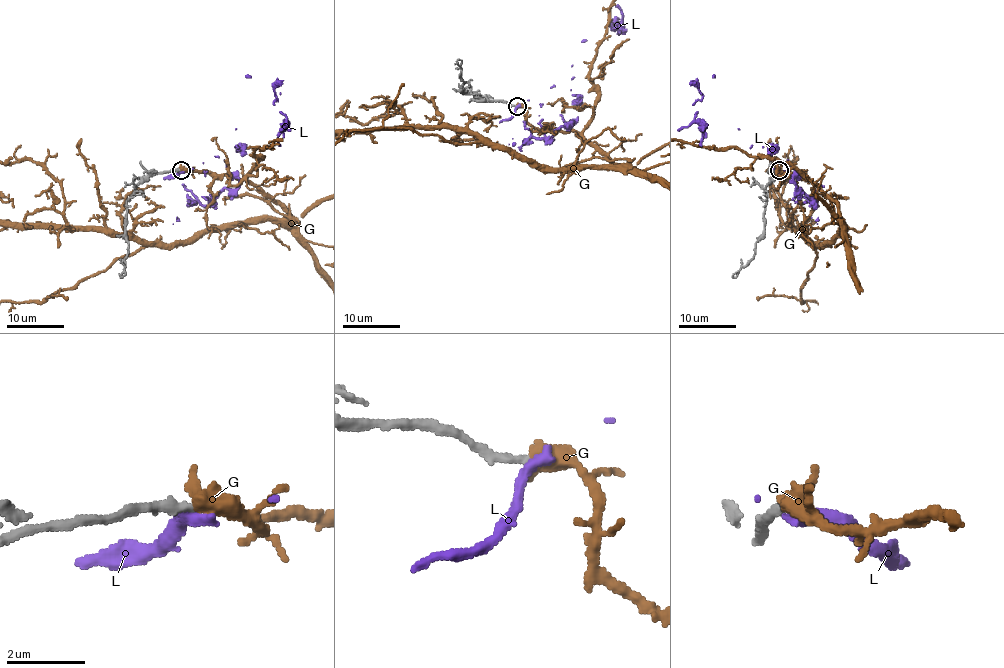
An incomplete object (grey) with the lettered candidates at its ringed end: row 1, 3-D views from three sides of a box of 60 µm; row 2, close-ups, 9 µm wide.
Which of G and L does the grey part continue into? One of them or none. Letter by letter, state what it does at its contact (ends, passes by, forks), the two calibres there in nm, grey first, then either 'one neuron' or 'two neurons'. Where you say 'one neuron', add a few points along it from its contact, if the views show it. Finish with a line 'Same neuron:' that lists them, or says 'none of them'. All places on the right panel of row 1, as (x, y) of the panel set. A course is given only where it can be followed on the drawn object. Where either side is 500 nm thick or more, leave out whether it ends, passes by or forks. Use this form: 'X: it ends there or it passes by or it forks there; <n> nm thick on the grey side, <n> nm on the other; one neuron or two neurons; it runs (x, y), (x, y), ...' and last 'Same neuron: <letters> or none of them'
G: 240 nm thick on the grey side, 600 nm on the other; one neuron
L: it ends there; 240 nm thick on the grey side, 360 nm on the other; two neurons
Same neuron: G

